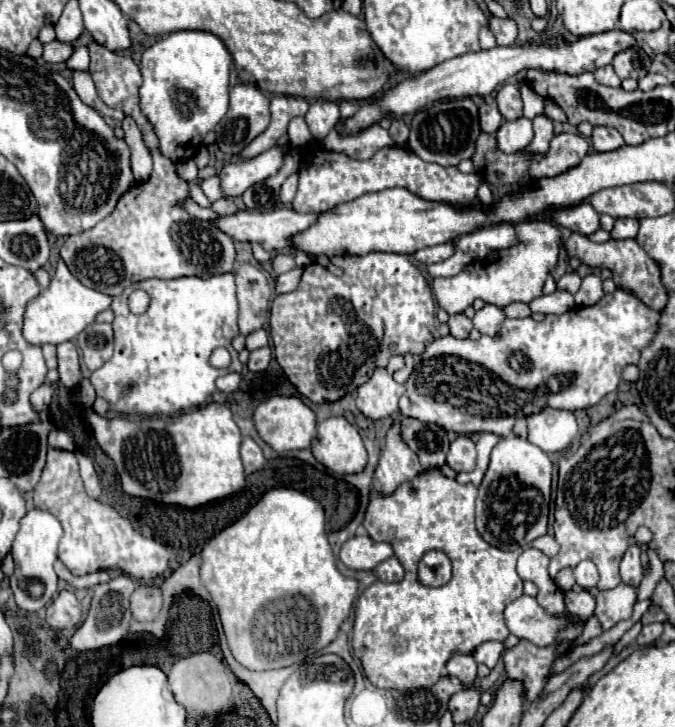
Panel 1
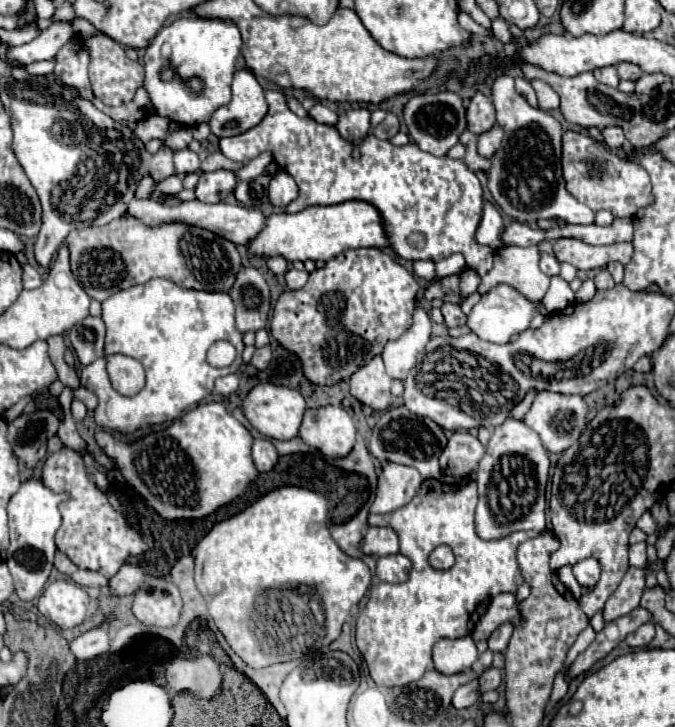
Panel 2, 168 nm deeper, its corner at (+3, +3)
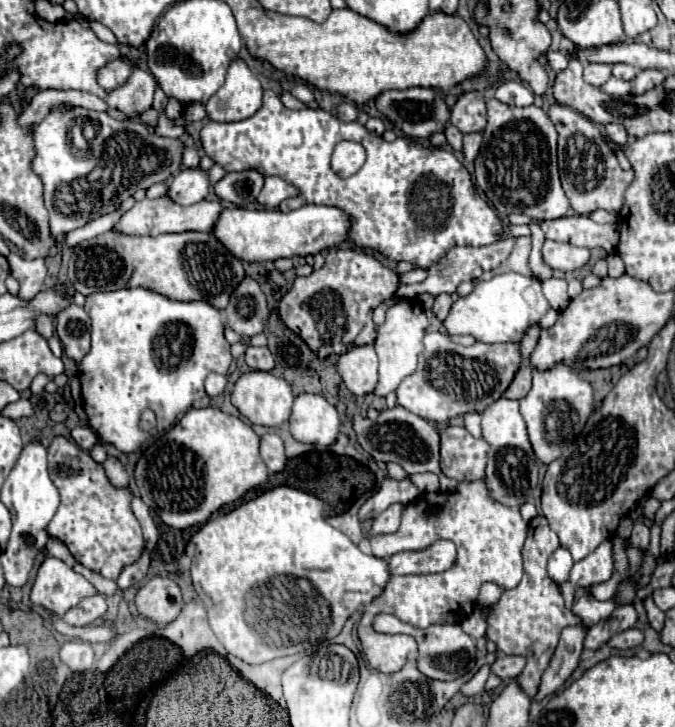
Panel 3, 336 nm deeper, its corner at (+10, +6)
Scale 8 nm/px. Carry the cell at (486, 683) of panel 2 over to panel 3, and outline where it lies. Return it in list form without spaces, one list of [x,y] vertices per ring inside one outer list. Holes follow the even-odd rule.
[[[506,655],[506,657],[498,657],[492,663],[492,673],[496,673],[500,679],[512,679],[518,677],[518,673],[522,673],[524,665],[526,665],[526,657]]]

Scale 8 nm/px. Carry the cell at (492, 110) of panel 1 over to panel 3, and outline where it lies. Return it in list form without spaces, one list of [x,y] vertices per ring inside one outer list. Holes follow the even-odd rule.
[[[478,91],[464,93],[458,97],[450,113],[450,123],[456,125],[462,133],[478,133],[486,127],[486,103],[484,95]]]

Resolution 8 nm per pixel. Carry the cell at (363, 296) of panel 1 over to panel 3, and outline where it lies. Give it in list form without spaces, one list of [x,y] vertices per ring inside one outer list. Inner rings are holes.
[[[338,247],[326,253],[322,269],[294,281],[294,287],[282,297],[278,313],[286,327],[300,335],[318,357],[340,355],[354,345],[374,343],[376,327],[372,313],[384,299],[390,299],[398,287],[398,273],[384,267],[376,257],[360,249]]]

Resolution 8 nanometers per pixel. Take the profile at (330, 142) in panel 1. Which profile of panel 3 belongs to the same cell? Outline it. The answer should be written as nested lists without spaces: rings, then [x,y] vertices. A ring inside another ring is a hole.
[[[352,103],[338,105],[336,107],[336,113],[338,113],[338,119],[340,121],[356,121],[356,115],[358,115],[358,111],[356,111],[356,107]]]

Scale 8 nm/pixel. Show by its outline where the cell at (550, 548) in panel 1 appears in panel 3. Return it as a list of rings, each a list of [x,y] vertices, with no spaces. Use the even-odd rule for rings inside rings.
[[[486,481],[460,483],[454,493],[426,493],[416,503],[406,505],[402,523],[396,533],[370,537],[372,555],[392,557],[400,551],[426,549],[438,539],[450,539],[458,547],[458,561],[444,573],[404,575],[394,577],[380,597],[376,597],[362,615],[358,625],[358,637],[362,641],[364,655],[372,669],[394,673],[398,671],[410,653],[416,653],[416,641],[410,635],[380,635],[372,629],[372,619],[378,613],[392,613],[400,621],[412,627],[428,627],[434,623],[458,623],[466,619],[478,599],[482,583],[492,581],[500,589],[514,589],[522,579],[522,545],[526,539],[526,521],[518,509],[510,509],[490,497]]]

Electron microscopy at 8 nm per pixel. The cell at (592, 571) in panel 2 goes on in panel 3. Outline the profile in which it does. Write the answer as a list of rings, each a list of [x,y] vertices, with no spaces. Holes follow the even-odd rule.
[[[612,539],[604,541],[594,553],[574,563],[570,571],[570,583],[578,587],[590,587],[596,583],[604,583],[612,577],[614,557],[612,557]]]

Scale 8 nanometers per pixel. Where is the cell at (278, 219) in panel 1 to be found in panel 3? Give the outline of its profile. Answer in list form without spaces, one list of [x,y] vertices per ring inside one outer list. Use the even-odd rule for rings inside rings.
[[[158,197],[158,199],[142,199],[136,201],[132,209],[128,209],[114,225],[114,231],[126,233],[126,235],[162,235],[162,233],[184,233],[184,231],[210,231],[212,225],[216,223],[218,213],[222,211],[220,203],[214,201],[200,201],[194,205],[178,205],[170,201],[168,197]]]

